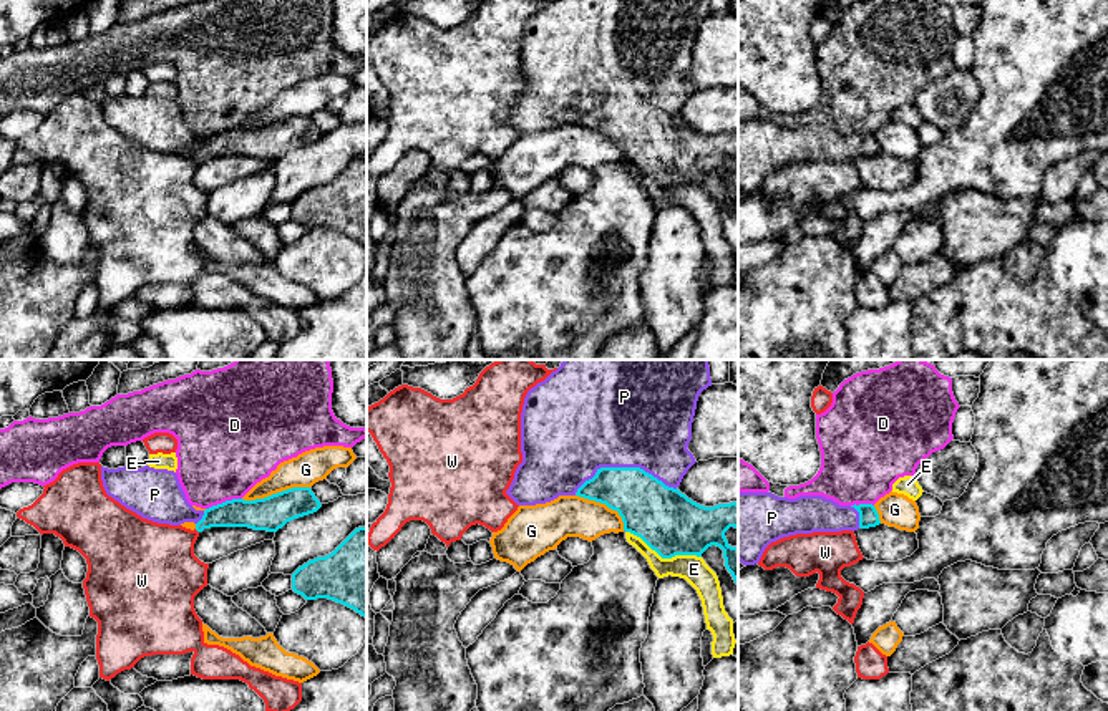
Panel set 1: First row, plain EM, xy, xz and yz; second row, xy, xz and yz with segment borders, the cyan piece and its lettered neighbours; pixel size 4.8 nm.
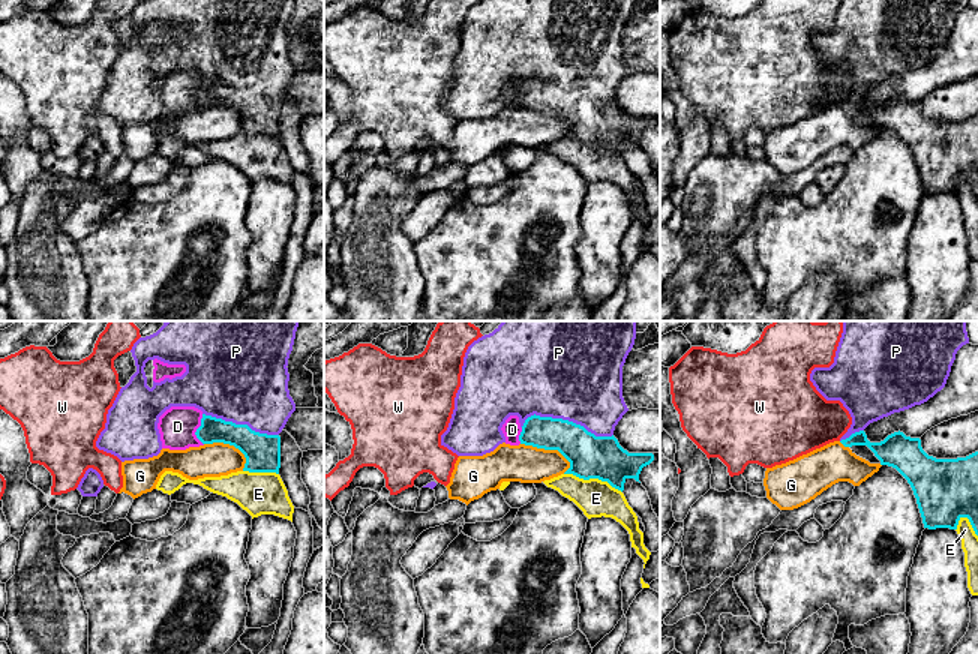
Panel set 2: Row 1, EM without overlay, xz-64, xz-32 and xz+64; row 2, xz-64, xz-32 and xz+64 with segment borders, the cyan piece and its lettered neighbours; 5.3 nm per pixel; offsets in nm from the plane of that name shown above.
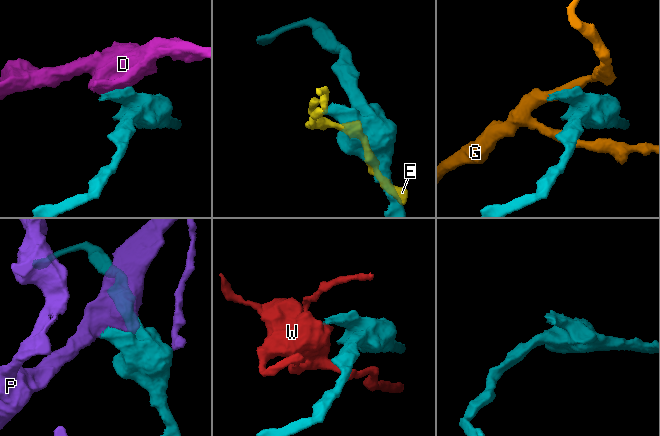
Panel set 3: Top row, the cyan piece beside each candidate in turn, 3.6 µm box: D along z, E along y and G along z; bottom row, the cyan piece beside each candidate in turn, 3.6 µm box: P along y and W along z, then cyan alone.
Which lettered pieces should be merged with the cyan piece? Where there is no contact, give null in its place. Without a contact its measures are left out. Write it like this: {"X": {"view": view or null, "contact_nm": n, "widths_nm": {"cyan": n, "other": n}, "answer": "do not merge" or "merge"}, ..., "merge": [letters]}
{"D": {"view": "xy", "contact_nm": 190, "widths_nm": {"cyan": 170, "other": 440}, "answer": "do not merge"}, "E": {"view": "xz", "contact_nm": 400, "widths_nm": {"cyan": 300, "other": 130}, "answer": "do not merge"}, "G": {"view": "xy", "contact_nm": 340, "widths_nm": {"cyan": 170, "other": 160}, "answer": "do not merge"}, "P": {"view": "xz", "contact_nm": 500, "widths_nm": {"cyan": 280, "other": 500}, "answer": "merge"}, "W": {"view": null, "answer": "do not merge"}, "merge": ["P"]}

